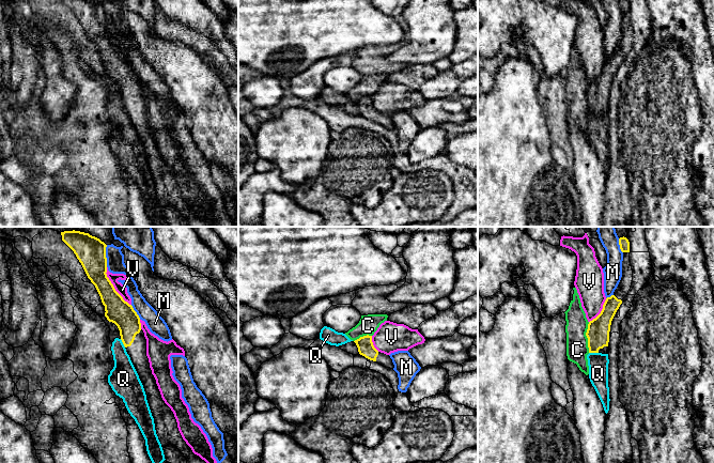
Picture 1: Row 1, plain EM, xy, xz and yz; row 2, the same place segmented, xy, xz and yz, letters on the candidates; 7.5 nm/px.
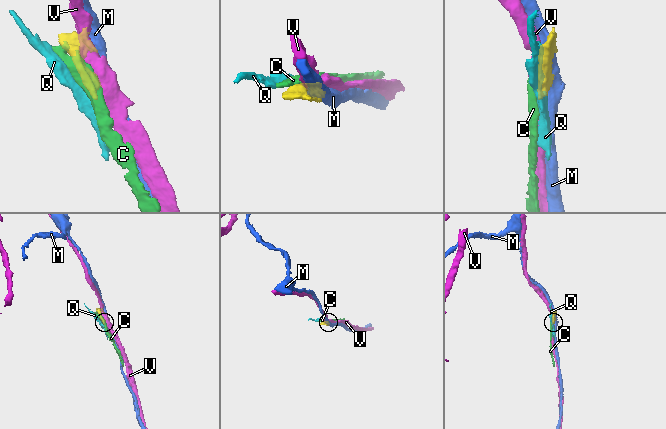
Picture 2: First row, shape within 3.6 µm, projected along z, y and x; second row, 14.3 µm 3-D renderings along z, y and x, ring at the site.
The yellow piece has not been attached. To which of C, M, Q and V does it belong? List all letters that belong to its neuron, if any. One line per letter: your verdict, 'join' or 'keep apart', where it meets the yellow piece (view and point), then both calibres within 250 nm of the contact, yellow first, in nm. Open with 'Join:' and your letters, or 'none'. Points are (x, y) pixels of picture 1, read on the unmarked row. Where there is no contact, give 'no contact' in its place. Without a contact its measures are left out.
Join: none
C: keep apart; contact yz (587, 97); calibres 170 and 160 nm
M: keep apart; contact xy (105, 16); calibres 220 and 130 nm
Q: keep apart; contact yz (593, 112); calibres 170 and 150 nm
V: keep apart; contact xy (113, 47); calibres 190 and 80 nm

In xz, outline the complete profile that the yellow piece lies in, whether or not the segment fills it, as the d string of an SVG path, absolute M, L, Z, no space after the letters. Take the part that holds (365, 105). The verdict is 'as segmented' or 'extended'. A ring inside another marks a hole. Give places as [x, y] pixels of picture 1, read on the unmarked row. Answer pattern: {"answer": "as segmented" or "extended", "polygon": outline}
{"answer": "extended", "polygon": "M363 96L354 102L358 108L358 112L360 115L366 119L376 122L377 124L393 129L394 125L389 115L378 112L372 103L372 96Z"}

